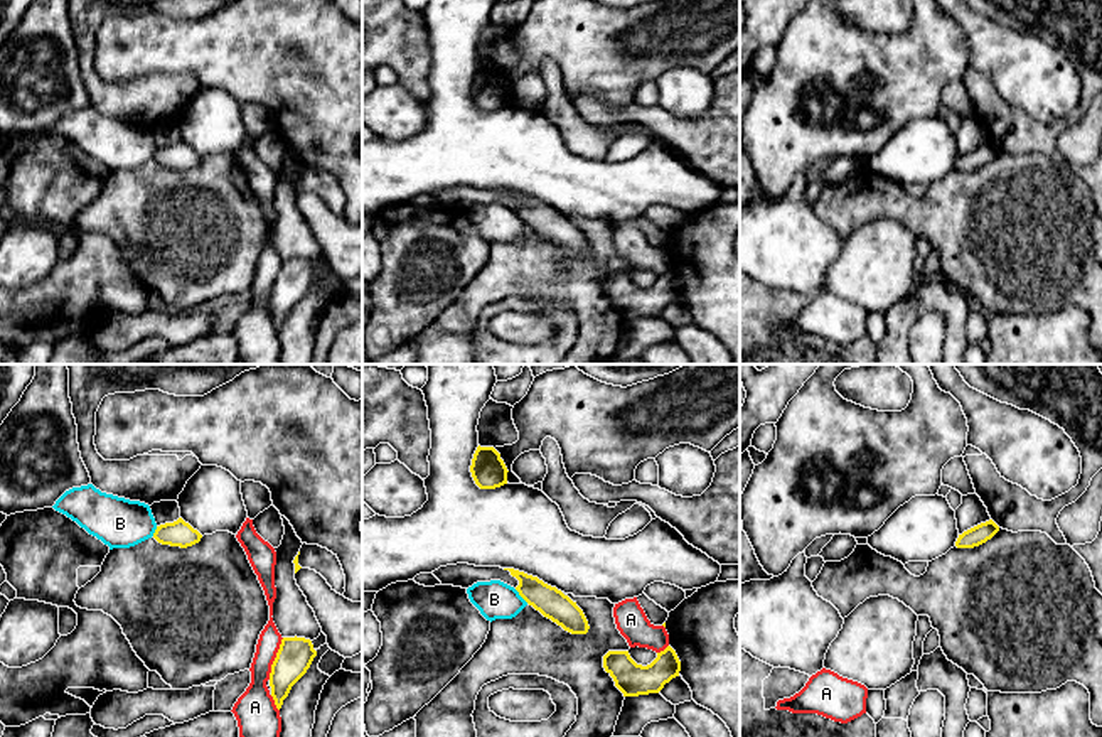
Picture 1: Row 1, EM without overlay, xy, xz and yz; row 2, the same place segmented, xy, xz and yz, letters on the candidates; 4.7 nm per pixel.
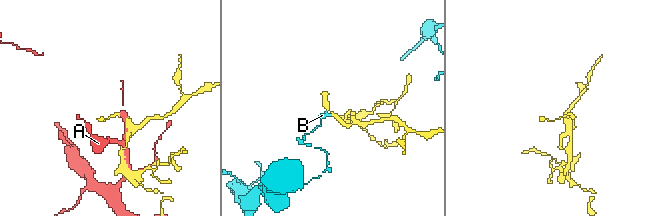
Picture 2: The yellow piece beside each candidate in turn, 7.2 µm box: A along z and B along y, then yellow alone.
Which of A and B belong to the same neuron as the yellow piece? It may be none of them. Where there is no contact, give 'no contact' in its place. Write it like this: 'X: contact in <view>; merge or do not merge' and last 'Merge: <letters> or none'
A: contact in xy; do not merge
B: contact in xz; do not merge
Merge: none

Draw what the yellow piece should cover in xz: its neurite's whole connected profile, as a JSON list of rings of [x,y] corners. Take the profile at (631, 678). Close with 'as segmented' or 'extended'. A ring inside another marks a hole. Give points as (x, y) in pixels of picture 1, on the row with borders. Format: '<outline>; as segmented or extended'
[[[671,646],[657,653],[647,666],[637,664],[629,651],[608,651],[603,656],[603,668],[623,697],[639,697],[659,693],[666,683],[679,676],[681,661]]]; as segmented

